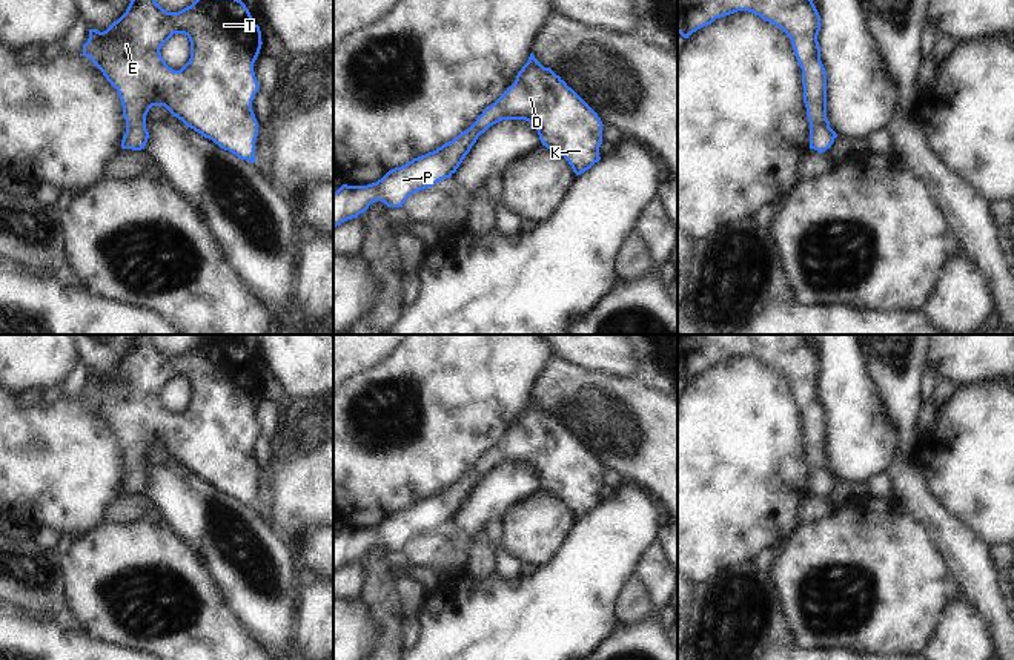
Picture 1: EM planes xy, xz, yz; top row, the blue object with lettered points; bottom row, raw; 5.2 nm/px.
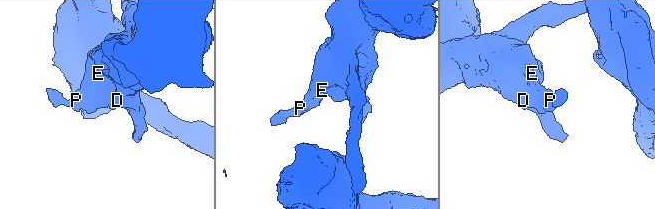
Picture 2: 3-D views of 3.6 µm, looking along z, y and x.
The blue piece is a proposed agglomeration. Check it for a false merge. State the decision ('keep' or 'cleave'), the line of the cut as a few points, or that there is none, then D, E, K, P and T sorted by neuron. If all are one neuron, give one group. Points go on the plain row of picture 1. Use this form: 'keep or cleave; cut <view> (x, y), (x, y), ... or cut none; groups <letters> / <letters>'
keep; cut none; groups D E K P T

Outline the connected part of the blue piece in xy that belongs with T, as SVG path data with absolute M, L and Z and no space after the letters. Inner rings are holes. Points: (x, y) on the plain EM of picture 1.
M137 335L126 356L106 375L89 373L83 399L92 404L118 436L126 464L121 493L144 493L149 482L146 459L152 450L164 450L221 493L255 507L258 465L252 444L260 428L254 407L261 388L260 370L246 348L232 339L203 336L191 350L167 356L155 345L152 335ZM174 378L184 378L191 385L191 402L180 414L169 411L160 398Z

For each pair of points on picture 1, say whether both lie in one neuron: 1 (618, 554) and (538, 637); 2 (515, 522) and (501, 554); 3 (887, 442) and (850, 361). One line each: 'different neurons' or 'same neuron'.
1: same neuron
2: different neurons
3: same neuron

